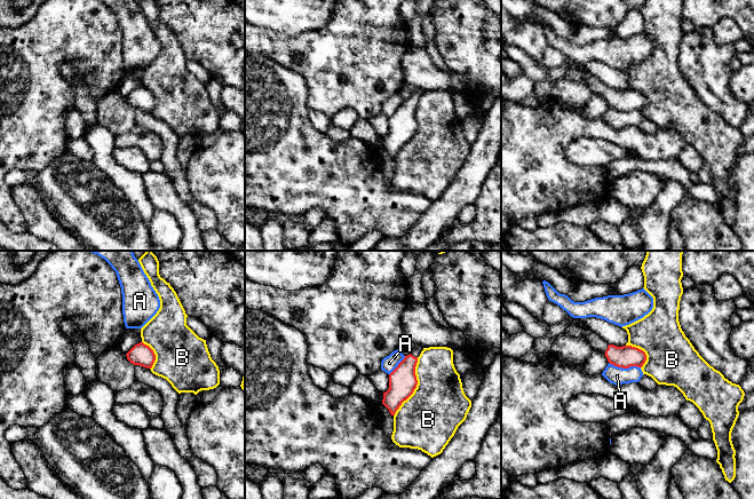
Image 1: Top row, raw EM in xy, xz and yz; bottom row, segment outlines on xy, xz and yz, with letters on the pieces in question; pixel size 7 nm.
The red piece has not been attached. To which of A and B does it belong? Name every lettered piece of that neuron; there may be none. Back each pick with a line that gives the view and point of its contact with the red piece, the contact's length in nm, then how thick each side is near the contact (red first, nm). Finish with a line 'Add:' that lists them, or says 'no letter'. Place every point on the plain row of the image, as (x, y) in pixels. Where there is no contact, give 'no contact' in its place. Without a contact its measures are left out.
Add: no letter

